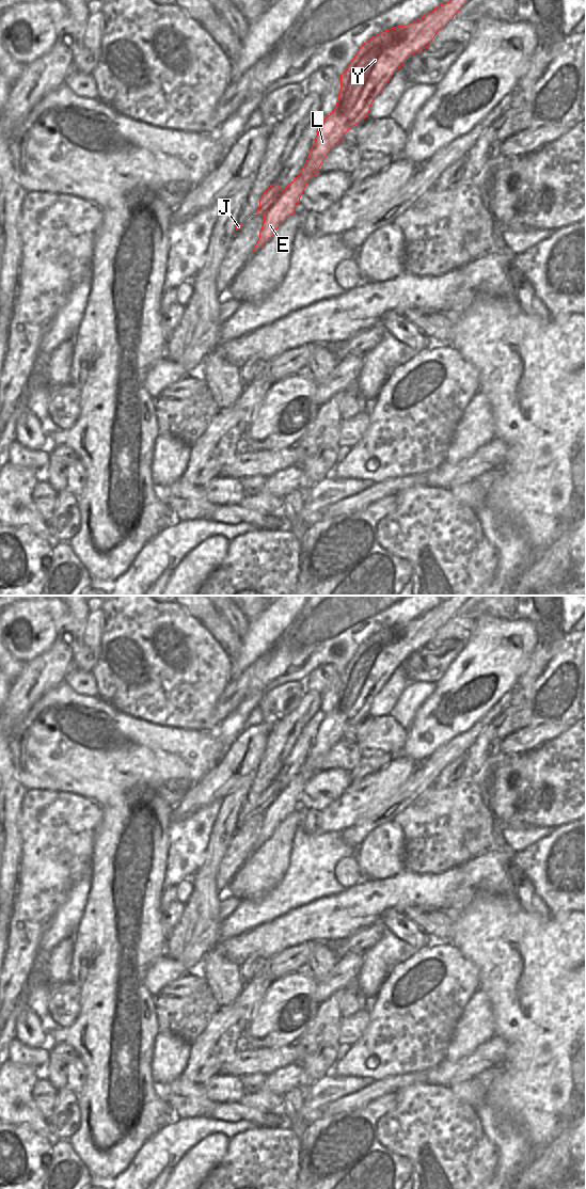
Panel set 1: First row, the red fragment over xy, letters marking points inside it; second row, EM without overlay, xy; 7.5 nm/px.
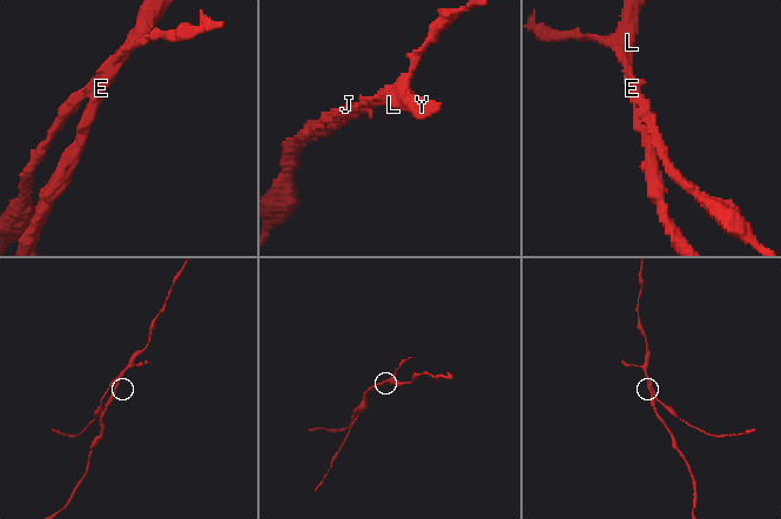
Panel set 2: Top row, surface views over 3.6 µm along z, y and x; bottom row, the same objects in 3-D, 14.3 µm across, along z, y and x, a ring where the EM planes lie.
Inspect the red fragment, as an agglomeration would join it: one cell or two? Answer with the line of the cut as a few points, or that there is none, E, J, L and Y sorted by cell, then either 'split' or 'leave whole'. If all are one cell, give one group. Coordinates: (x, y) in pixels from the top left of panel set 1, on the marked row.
xy (282, 191), (274, 204), (264, 216) | E L Y / J | split

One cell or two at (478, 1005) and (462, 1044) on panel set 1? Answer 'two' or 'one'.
one

